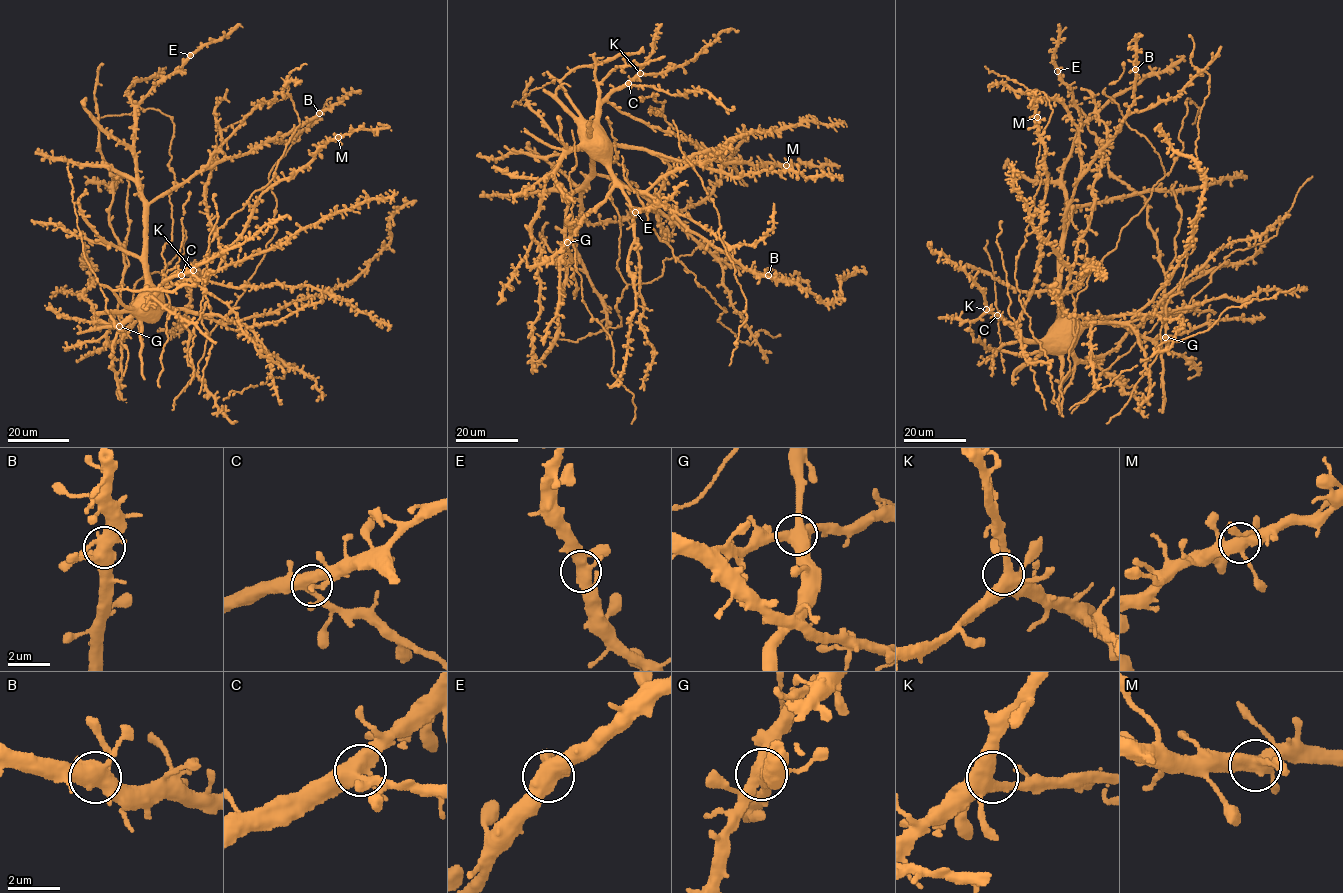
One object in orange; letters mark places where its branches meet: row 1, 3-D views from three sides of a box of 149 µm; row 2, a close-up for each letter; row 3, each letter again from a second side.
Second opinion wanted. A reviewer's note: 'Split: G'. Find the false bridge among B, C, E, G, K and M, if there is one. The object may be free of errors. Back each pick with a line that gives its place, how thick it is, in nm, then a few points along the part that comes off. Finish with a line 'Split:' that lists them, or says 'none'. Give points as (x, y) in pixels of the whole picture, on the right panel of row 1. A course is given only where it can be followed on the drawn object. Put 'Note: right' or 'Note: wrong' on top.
Note: right
G: place (1165, 337); calibre 480 nm; course (1165, 337), (1164, 271), (1147, 220), (1147, 201), (1109, 170), (1107, 155), (1089, 129), (1087, 119), (1070, 101)
Split: G

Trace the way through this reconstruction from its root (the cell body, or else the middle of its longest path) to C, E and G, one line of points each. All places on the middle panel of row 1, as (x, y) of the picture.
C: (590, 133), (589, 130), (598, 127), (598, 106), (607, 96), (628, 83)
E: (590, 133), (590, 174), (580, 189), (584, 218), (598, 224), (621, 220), (635, 212)
G: (590, 133), (587, 146), (612, 177), (613, 188), (583, 219), (567, 242)

